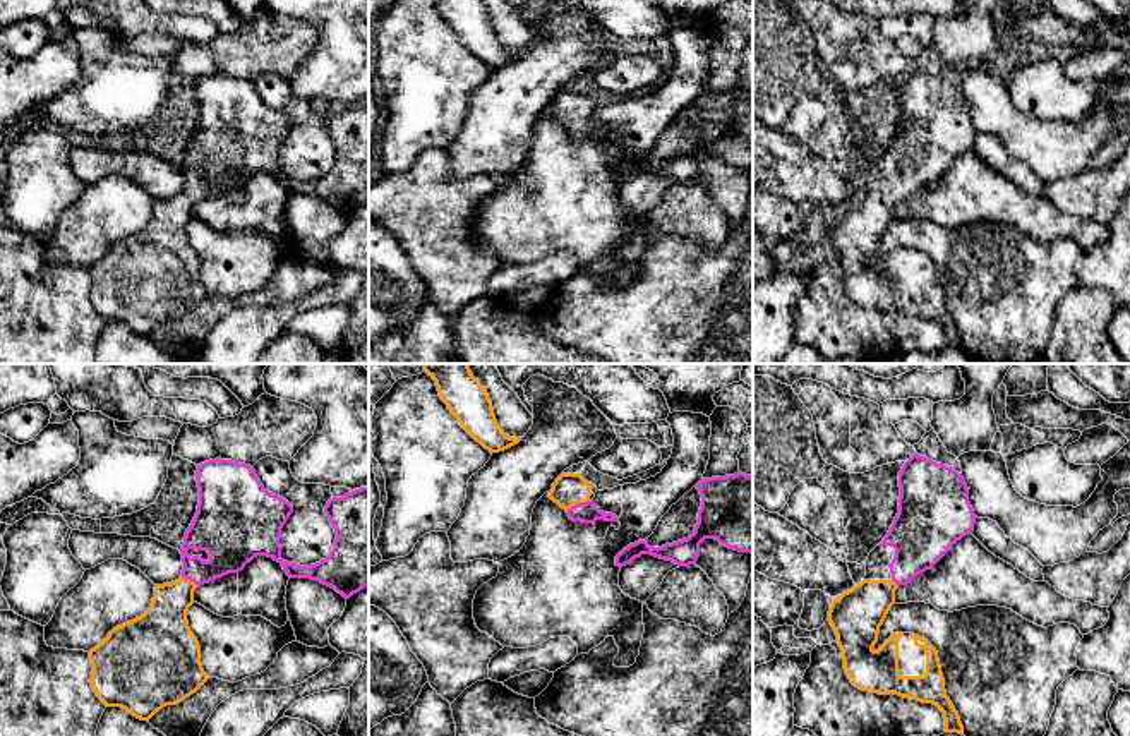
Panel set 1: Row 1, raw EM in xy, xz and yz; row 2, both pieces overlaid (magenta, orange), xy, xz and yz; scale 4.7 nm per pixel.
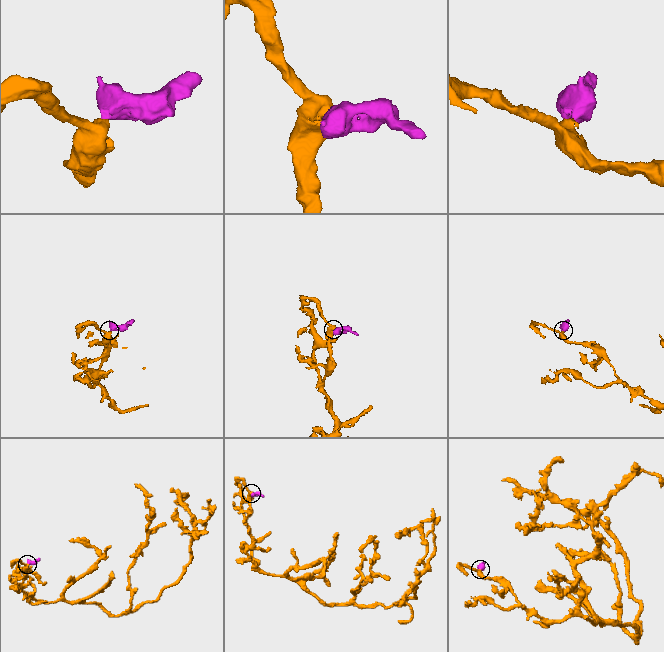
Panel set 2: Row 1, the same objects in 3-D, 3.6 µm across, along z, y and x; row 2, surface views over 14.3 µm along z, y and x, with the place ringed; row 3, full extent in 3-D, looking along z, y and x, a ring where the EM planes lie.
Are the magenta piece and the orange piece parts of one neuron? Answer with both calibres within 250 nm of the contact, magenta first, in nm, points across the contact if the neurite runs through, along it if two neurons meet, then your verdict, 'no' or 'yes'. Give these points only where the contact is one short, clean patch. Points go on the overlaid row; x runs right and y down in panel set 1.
calibres 100 and 150 nm; way xz (587, 512), (578, 503), (568, 489); yes

